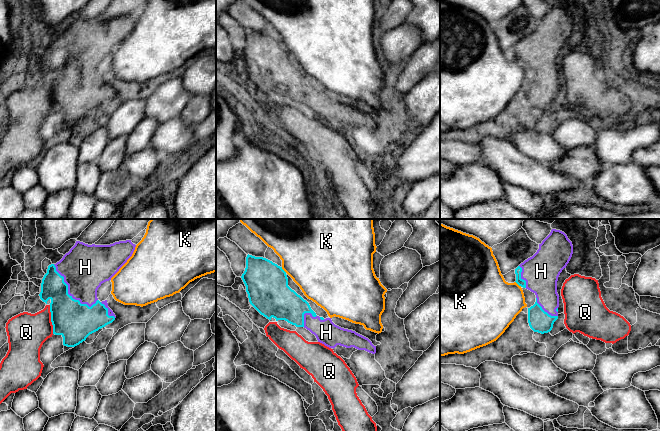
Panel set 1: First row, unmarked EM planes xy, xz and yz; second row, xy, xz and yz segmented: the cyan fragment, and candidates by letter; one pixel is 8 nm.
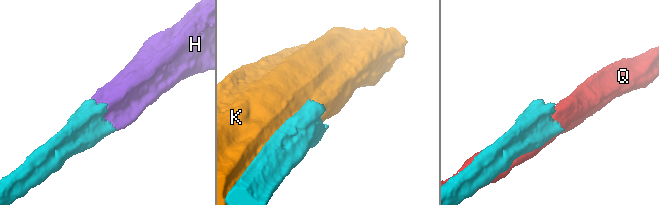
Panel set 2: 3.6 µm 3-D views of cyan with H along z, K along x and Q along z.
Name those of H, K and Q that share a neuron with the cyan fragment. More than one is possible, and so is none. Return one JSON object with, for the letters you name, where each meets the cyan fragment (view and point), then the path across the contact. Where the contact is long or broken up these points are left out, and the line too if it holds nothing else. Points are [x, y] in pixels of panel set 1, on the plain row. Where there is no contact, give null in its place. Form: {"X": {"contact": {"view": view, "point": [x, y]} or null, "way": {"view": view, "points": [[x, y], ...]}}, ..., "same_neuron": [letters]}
{"H": {"contact": {"view": "xy", "point": [67, 69]}}, "same_neuron": ["H"]}

